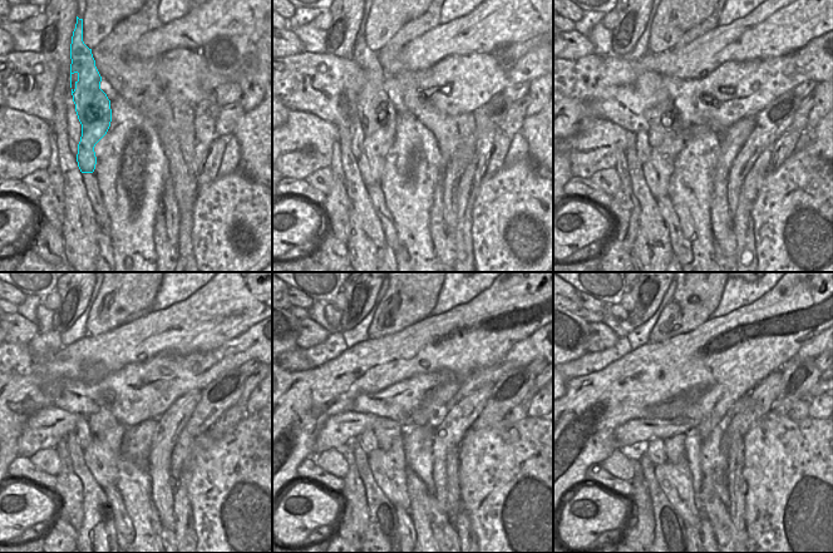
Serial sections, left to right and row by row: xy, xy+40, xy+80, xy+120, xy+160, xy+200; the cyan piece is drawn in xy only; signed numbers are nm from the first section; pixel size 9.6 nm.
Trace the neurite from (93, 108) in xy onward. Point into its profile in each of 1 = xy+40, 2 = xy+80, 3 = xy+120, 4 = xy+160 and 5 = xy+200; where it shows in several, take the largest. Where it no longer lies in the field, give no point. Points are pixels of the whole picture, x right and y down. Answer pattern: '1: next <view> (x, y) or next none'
1: next xy+40 (375, 110)
2: next xy+80 (665, 136)
3: next xy+120 (100, 457)
4: next xy+160 (389, 468)
5: next xy+200 (676, 480)

